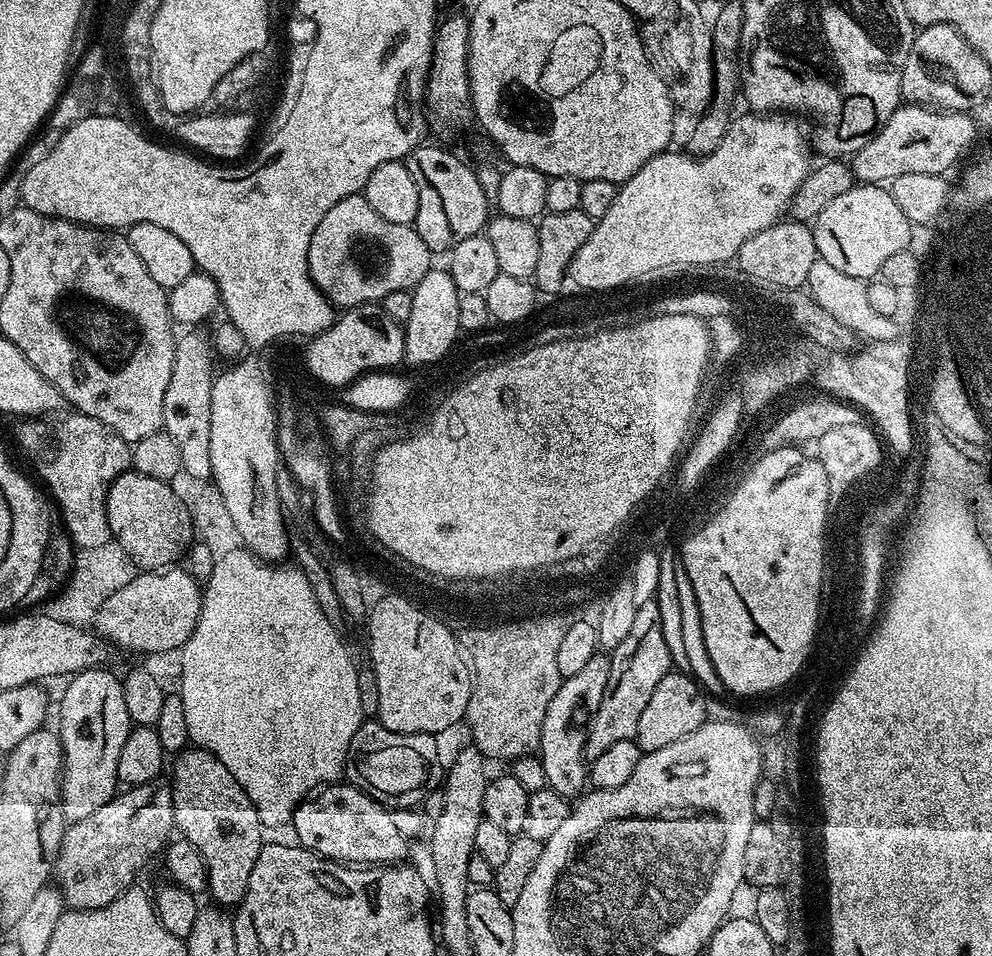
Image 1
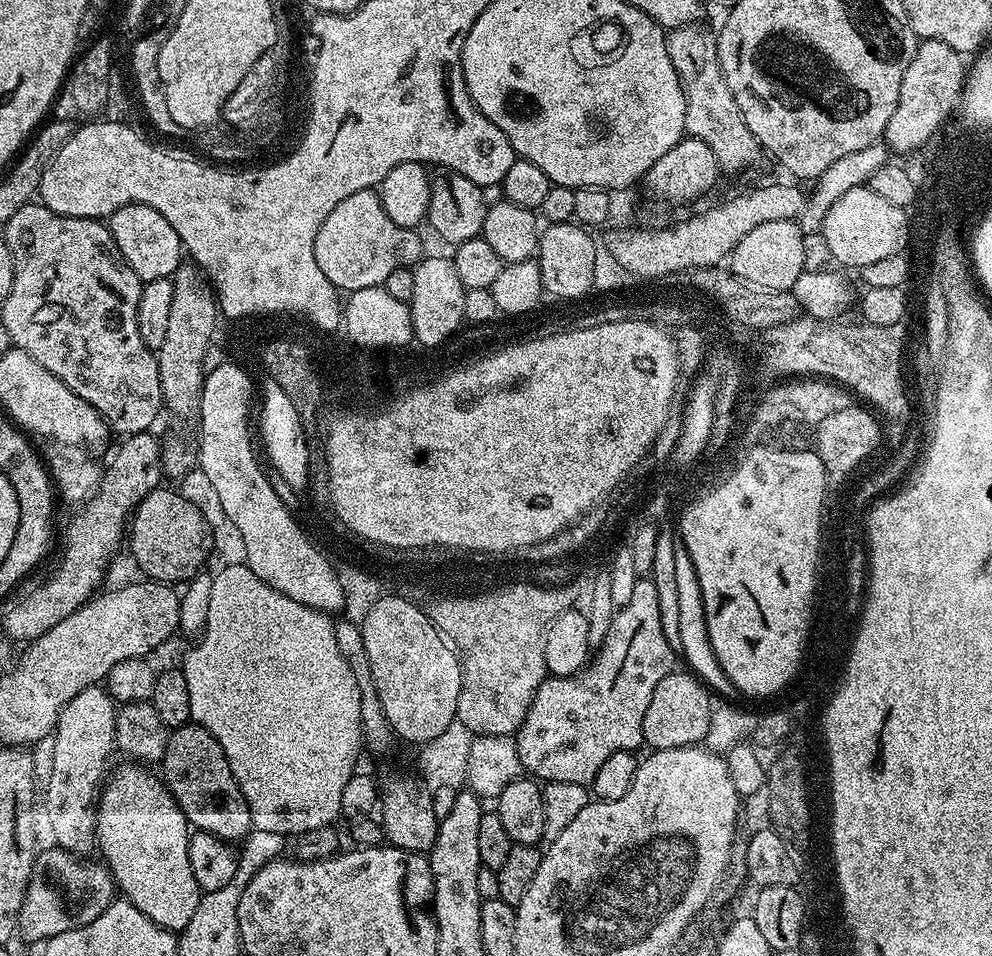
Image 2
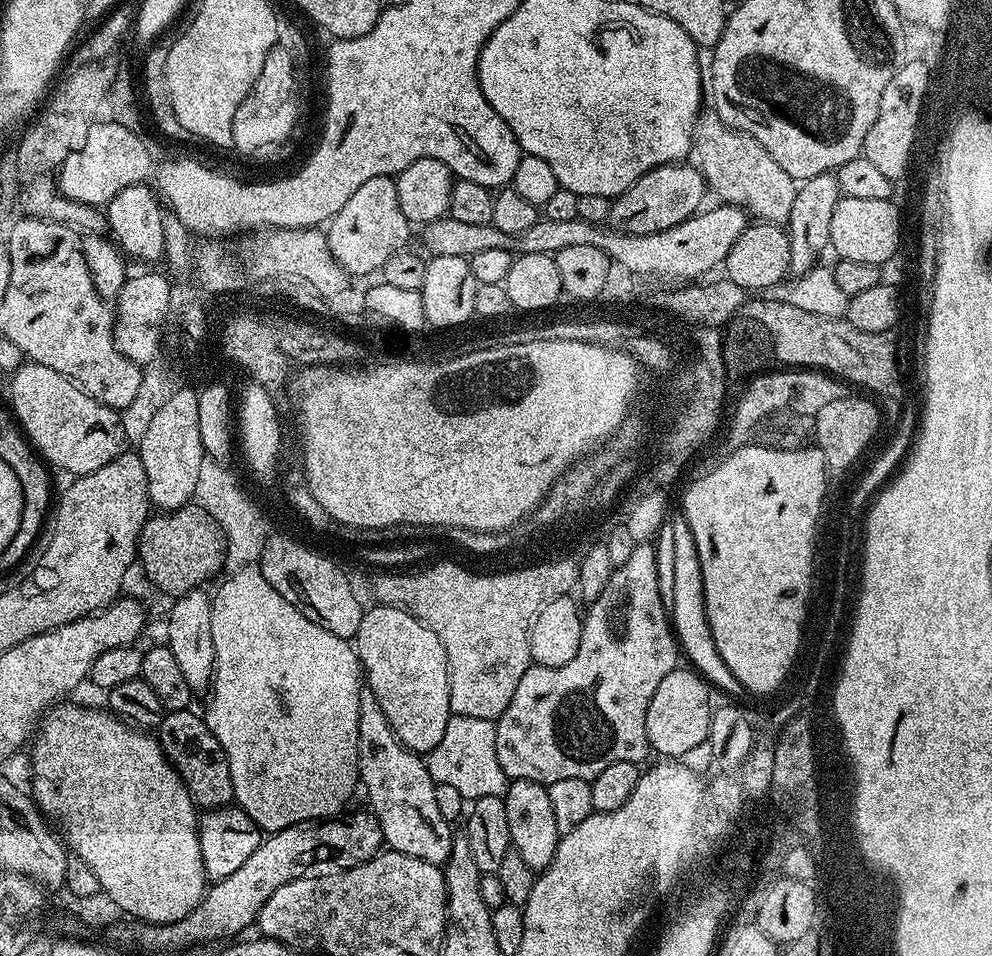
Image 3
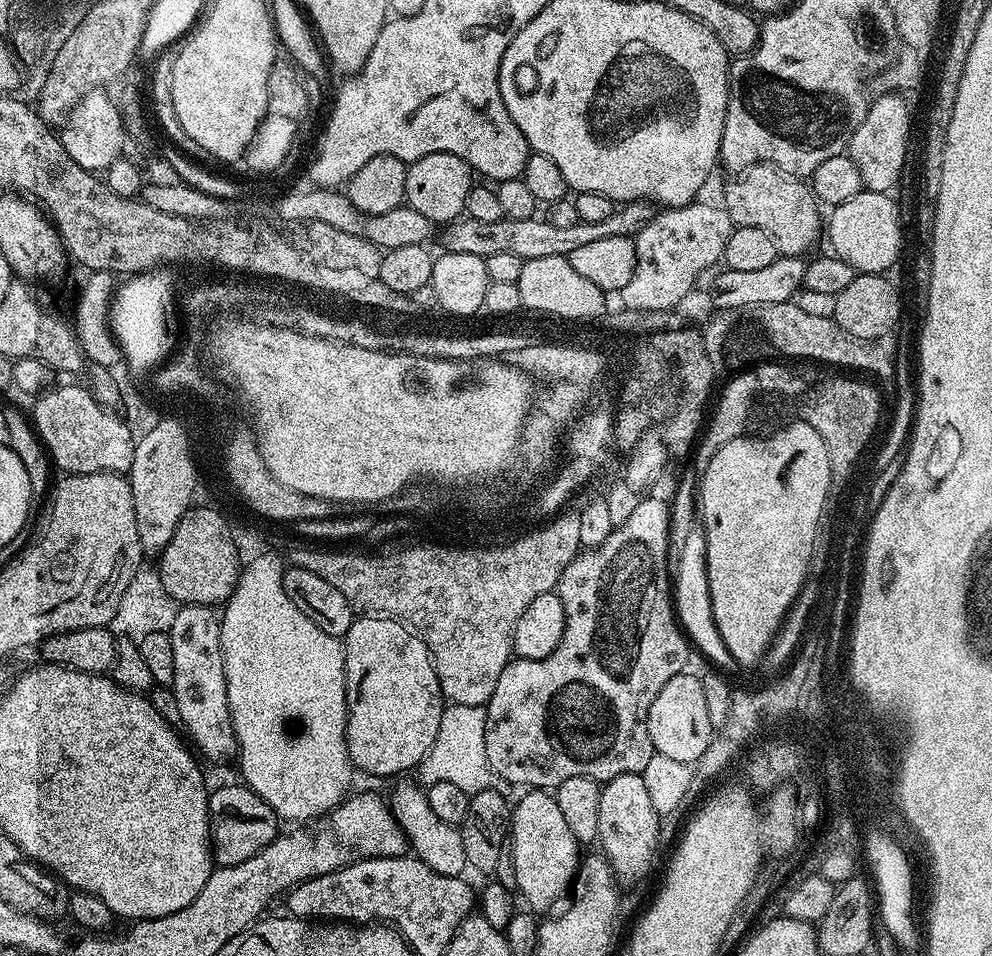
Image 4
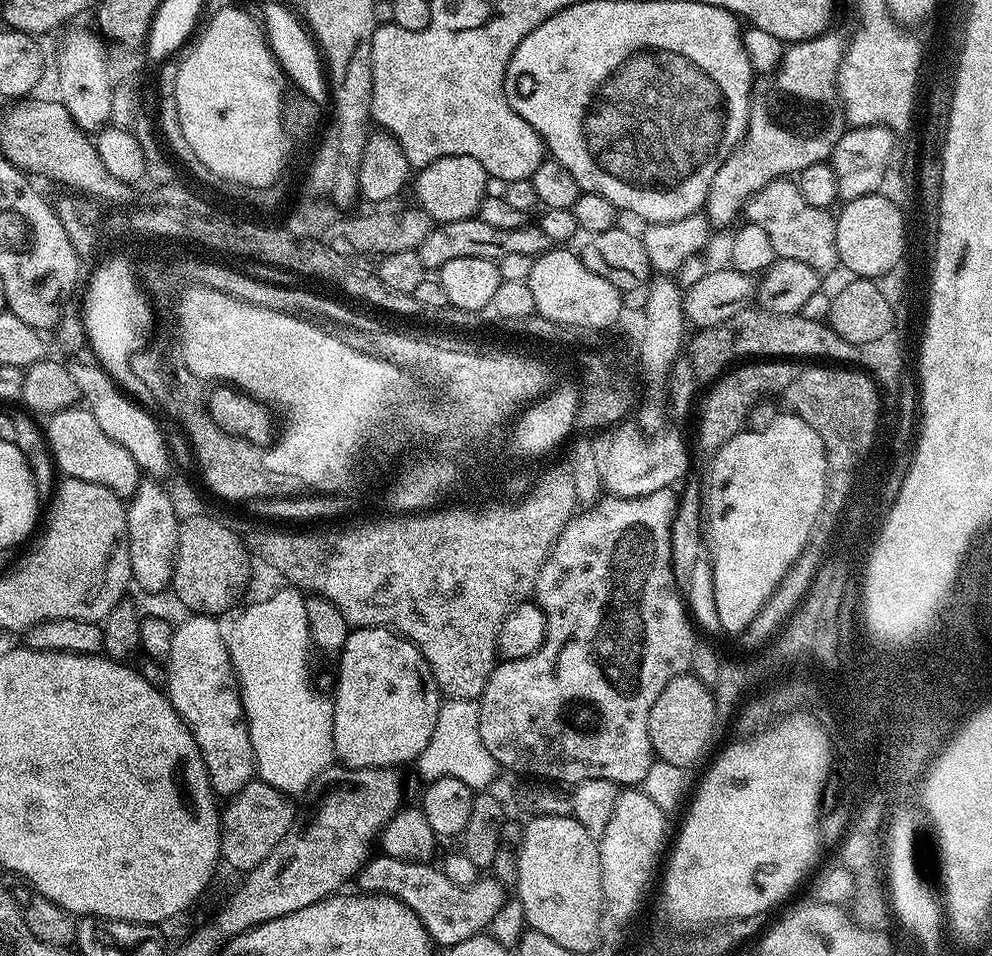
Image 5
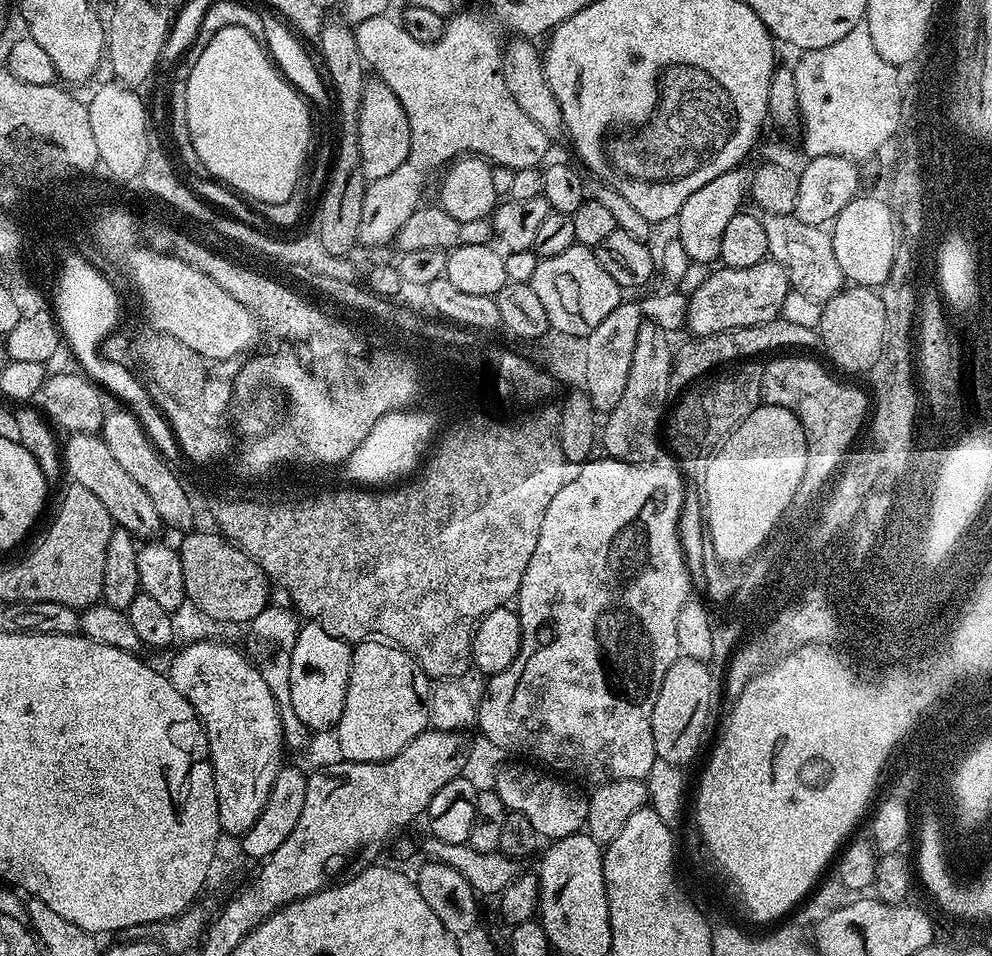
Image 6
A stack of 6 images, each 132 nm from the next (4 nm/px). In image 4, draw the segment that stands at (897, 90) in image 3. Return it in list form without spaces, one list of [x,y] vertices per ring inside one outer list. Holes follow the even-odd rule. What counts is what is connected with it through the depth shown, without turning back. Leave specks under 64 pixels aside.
[[[898,99],[881,100],[873,108],[869,103],[866,118],[854,130],[852,141],[848,144],[847,155],[852,157],[854,166],[862,170],[864,186],[870,192],[891,193],[892,187],[904,176],[906,169],[901,165],[904,153],[904,138],[908,126],[908,112]]]

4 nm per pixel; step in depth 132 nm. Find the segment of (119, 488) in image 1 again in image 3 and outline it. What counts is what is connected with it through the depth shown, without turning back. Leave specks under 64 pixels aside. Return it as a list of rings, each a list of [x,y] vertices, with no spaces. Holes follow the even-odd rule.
[[[195,502],[187,503],[183,508],[172,511],[157,511],[149,515],[148,520],[140,531],[140,546],[138,549],[138,563],[144,567],[144,573],[158,593],[165,592],[168,598],[184,596],[195,588],[204,588],[207,580],[224,568],[224,552],[228,543],[224,537],[222,526],[206,510],[202,510]]]

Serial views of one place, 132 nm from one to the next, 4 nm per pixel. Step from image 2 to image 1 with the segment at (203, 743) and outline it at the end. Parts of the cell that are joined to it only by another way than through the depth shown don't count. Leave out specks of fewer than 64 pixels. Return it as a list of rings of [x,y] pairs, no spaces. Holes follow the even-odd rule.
[[[189,746],[171,761],[172,777],[172,801],[174,802],[175,831],[202,854],[202,858],[208,867],[207,895],[212,895],[217,905],[224,904],[239,905],[241,898],[246,894],[246,886],[250,878],[250,870],[254,870],[254,862],[258,862],[258,854],[266,843],[266,829],[258,818],[258,810],[254,810],[254,802],[246,798],[246,790],[234,782],[234,774],[218,762],[214,754],[199,746]]]

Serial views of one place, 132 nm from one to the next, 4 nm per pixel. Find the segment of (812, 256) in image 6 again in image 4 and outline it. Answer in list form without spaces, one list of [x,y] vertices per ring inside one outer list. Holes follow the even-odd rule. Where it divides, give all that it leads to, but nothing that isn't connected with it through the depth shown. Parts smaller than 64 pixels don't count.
[[[755,164],[732,178],[724,188],[722,207],[733,225],[766,230],[780,256],[807,257],[807,252],[822,240],[822,208],[811,187],[801,177],[791,176],[773,164]]]

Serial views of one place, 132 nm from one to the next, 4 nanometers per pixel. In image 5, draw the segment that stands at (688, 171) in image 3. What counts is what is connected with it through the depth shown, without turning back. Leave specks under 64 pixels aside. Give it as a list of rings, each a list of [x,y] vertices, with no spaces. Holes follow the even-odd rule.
[[[471,216],[462,218],[458,222],[437,223],[430,230],[430,234],[422,238],[422,242],[415,251],[425,270],[439,270],[453,258],[486,258],[499,262],[502,258],[506,258],[506,254],[526,254],[535,258],[549,251],[549,248],[550,241],[538,226],[501,230],[499,226],[489,226],[487,222]]]

